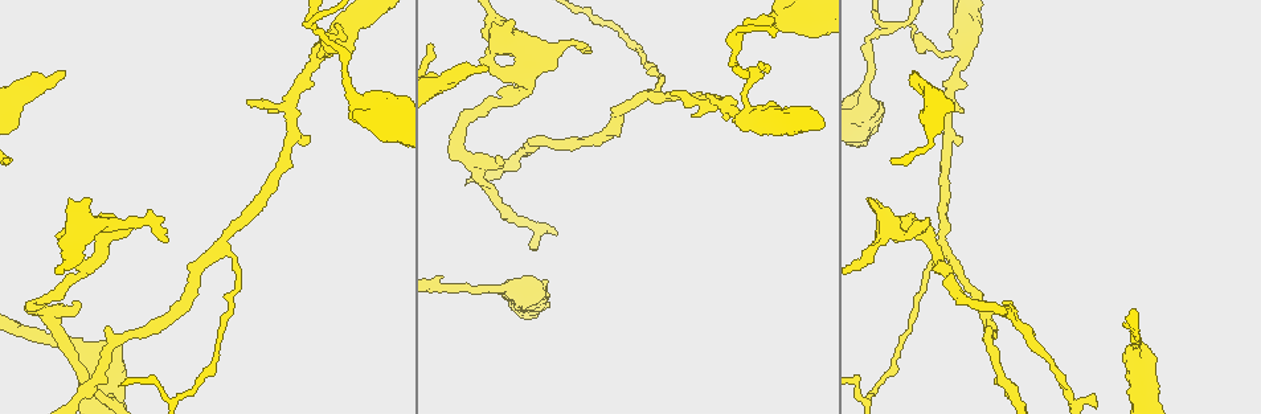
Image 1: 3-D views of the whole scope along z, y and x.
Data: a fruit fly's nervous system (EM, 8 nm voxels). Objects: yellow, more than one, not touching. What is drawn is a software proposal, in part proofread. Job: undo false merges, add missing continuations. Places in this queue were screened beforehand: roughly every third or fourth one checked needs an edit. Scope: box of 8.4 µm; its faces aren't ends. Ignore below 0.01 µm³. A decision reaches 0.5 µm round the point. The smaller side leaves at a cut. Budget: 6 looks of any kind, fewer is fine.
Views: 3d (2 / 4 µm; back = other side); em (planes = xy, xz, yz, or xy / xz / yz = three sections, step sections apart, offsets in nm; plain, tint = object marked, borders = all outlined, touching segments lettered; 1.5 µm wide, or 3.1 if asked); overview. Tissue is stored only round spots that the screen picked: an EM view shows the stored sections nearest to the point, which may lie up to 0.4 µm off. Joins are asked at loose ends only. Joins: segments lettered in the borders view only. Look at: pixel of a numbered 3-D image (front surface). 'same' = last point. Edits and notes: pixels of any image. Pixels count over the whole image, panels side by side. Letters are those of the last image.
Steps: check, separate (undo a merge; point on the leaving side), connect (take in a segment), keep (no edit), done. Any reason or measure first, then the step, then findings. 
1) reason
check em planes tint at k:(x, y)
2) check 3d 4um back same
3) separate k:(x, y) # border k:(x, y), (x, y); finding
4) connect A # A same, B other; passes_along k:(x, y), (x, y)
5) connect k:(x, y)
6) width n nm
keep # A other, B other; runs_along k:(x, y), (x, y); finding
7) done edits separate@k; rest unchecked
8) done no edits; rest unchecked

an open end
check 3d 2um at 1:(489, 66)

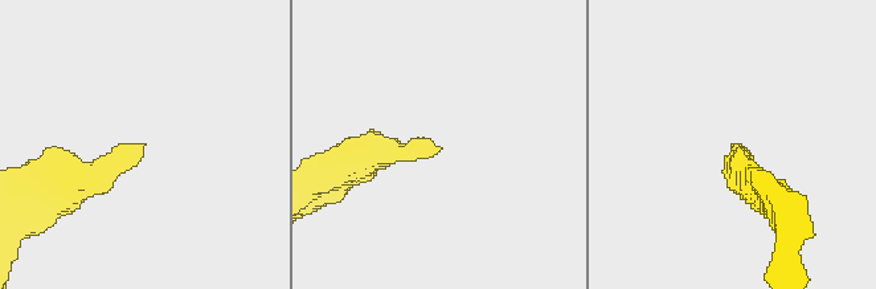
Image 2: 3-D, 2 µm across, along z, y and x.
check em planes borders at 2:(734, 146)

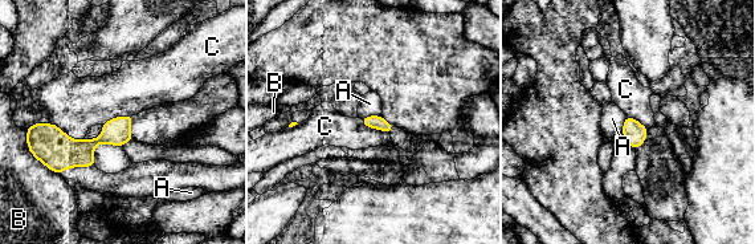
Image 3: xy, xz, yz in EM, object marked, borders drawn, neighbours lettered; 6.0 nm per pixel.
keep # A other, B other, C other; runs_along 3:(40, 126), (60, 146), (129, 135); no lettered segment goes on from it

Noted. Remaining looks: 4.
sharp bend
check 3d 4um back at 1:(149, 217)

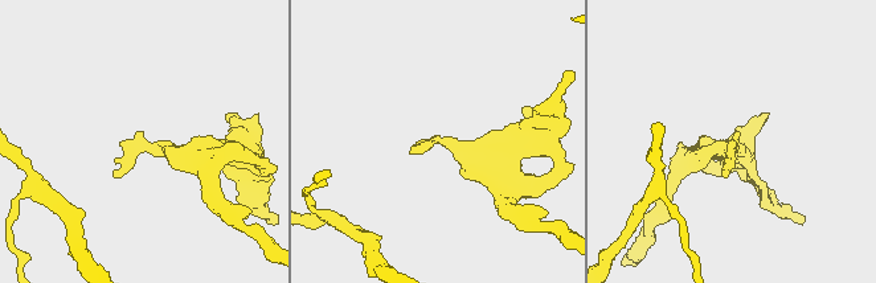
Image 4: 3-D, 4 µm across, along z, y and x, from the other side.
now the EM
check em planes borders at 4:(733, 145)

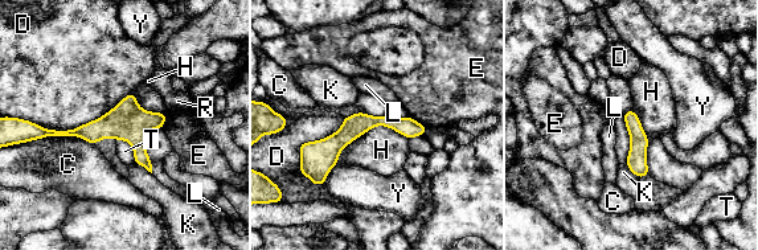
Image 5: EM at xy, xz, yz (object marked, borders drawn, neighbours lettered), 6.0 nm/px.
keep # C other, D other, E other, H other, K other, L other, R other, T other, Y other; runs_along 5:(422, 128), (360, 122), (303, 152); continuous, no second neuron

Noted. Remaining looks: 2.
sharp bend
check em planes tint at 1:(1008, 311)

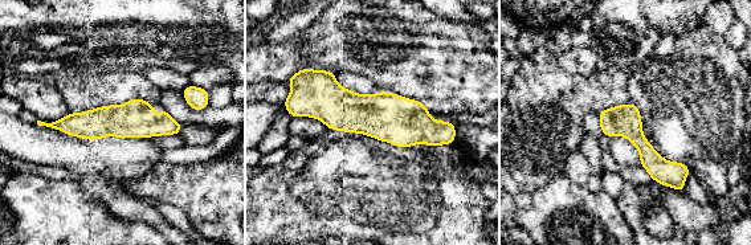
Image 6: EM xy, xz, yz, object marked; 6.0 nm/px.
check em planes borders same

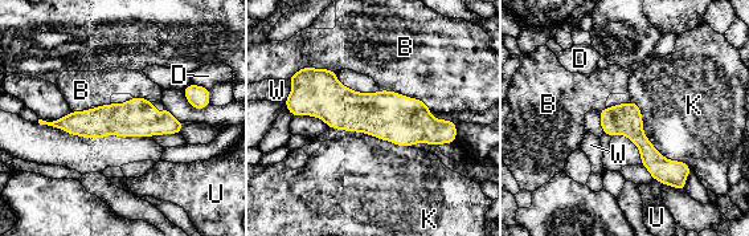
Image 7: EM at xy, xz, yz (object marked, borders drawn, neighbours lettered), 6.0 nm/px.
longest_contact K 550 nm
keep # B other, D other, K other, U other, W other; one neuron here

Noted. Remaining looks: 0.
done no edits; rest unchecked

